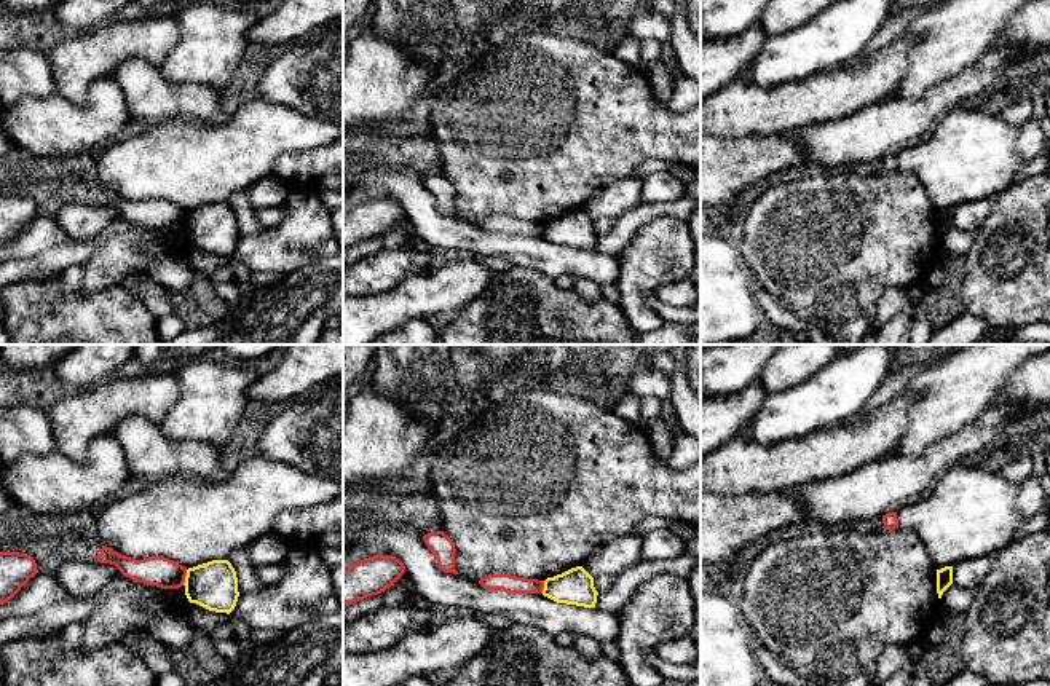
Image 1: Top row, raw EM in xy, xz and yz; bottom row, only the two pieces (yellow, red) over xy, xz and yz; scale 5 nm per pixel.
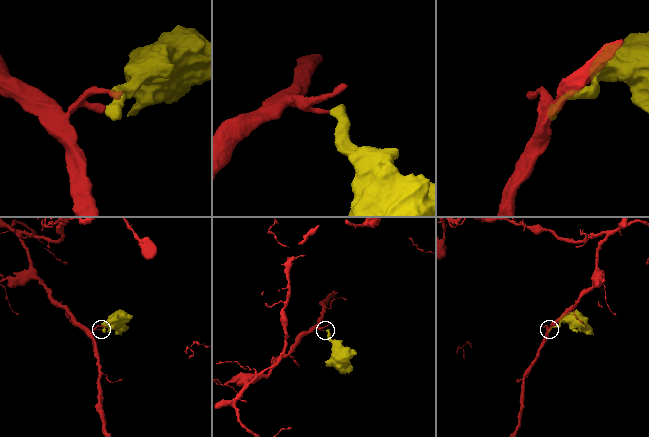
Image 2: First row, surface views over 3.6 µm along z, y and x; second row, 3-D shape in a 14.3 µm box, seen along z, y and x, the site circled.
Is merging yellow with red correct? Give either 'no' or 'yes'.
no

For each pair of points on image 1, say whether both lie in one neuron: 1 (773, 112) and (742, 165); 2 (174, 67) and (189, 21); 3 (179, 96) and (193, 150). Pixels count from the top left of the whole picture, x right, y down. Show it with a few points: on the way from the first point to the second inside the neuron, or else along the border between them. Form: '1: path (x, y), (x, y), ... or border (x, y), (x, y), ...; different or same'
1: border (789, 133), (720, 137); different
2: path (185, 56), (189, 53), (189, 32); same
3: border (214, 122), (163, 120), (153, 125); different

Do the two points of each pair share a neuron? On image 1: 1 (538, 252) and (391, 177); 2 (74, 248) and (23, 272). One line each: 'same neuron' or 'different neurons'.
1: same neuron
2: same neuron

